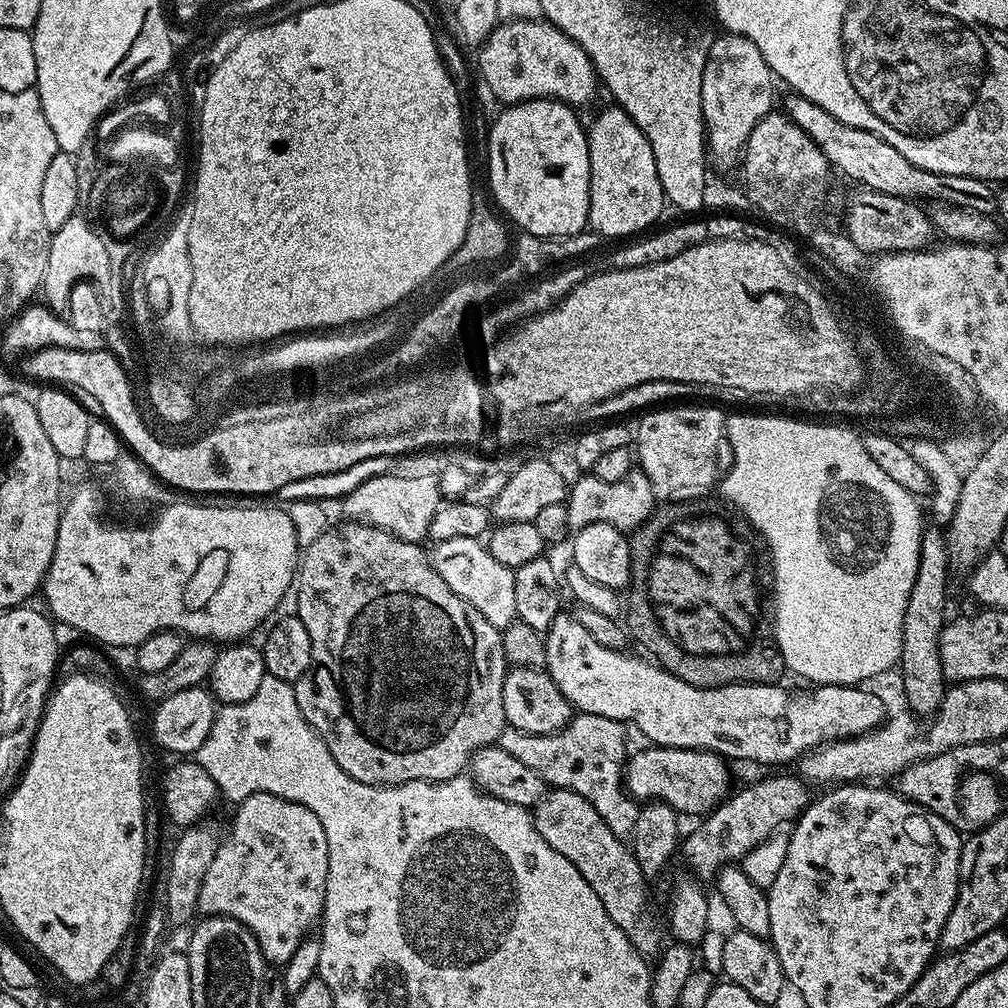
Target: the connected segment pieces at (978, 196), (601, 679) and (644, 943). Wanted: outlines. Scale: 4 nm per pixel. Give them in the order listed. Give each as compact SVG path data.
M789 91L787 95L782 104L782 111L791 118L794 126L810 134L814 146L822 150L822 154L835 171L837 168L842 175L849 176L861 189L900 196L903 200L913 202L940 201L974 212L995 213L996 192L989 181L954 174L934 174L930 170L922 170L914 166L910 158L902 158L902 154L898 154L898 150L890 146L890 142L882 142L878 134L870 134L870 130L858 130L854 126L846 126L846 122L838 122L834 114L826 114L822 106L814 106L810 98L799 96L796 92Z
M561 614L557 616L544 636L544 649L546 650L546 662L544 668L553 682L558 686L558 690L572 703L573 709L581 713L590 715L601 715L603 718L616 719L623 722L633 720L636 728L645 736L645 741L662 748L697 748L703 752L716 752L718 755L727 758L729 761L735 760L757 760L760 764L788 764L799 761L801 756L811 752L813 748L820 747L821 744L828 744L832 740L847 740L849 736L860 736L863 732L869 732L871 728L876 728L885 719L884 704L872 692L863 692L865 689L860 686L849 686L846 684L821 684L813 687L813 692L792 692L780 688L779 683L775 684L749 684L741 682L739 684L723 684L717 688L695 688L686 682L682 682L674 674L664 671L659 664L651 659L640 656L627 656L627 651L619 648L607 648L602 646L602 642L594 642L591 634L586 634L586 629L577 622L571 615Z
M552 788L545 791L544 797L536 803L535 808L531 809L531 814L538 834L542 834L542 838L546 838L546 842L550 842L550 846L554 846L554 850L558 850L558 854L570 858L570 862L574 862L574 866L578 866L578 874L582 874L582 878L586 878L586 882L590 882L590 890L594 890L594 894L598 894L598 902L602 902L602 907L606 909L606 914L610 914L614 926L618 926L618 930L622 930L622 934L626 934L626 938L632 943L634 950L638 950L645 958L655 957L665 943L666 928L661 917L659 920L648 909L649 881L638 866L631 847L623 839L617 837L613 830L610 830L606 822L599 816L598 811L594 810L594 806L586 798L582 798L582 795L571 792L569 789Z

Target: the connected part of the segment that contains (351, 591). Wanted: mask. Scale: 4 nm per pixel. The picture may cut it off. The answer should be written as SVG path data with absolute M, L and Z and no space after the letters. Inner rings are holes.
M363 522L340 523L344 524L338 525L337 528L336 525L329 527L328 531L321 534L318 538L314 538L314 542L307 544L299 557L298 571L294 577L294 596L296 592L294 614L300 619L302 626L306 626L306 634L310 634L310 654L312 655L312 661L306 670L306 674L302 674L302 678L298 678L294 682L298 710L302 710L302 718L306 718L306 722L322 738L322 742L326 742L330 754L334 754L334 762L338 762L338 766L342 770L346 770L346 774L350 774L350 778L354 778L358 782L387 786L390 784L405 784L415 780L431 780L433 782L453 780L455 776L461 775L471 765L472 756L475 752L495 745L506 727L504 711L502 710L502 682L504 681L504 673L506 671L506 661L504 659L504 651L502 650L501 629L495 628L490 622L486 622L486 618L482 618L482 614L478 614L478 610L474 610L474 606L470 606L470 602L466 602L458 594L454 594L454 590L450 590L450 586L446 586L446 582L442 582L442 578L438 578L438 574L432 569L429 553L427 551L423 552L423 547L420 544L411 544L405 540L399 540L394 534L390 534L381 528L376 528L373 524L365 524Z

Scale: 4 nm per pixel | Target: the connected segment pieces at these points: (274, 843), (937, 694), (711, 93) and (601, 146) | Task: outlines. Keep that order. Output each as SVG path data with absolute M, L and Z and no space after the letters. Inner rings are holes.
M256 792L235 808L232 829L225 840L223 837L219 841L196 906L204 916L229 916L242 922L254 934L265 961L283 966L290 962L294 950L309 935L308 927L321 919L324 910L326 830L314 810L274 794Z
M930 526L923 529L917 577L906 604L902 626L901 656L898 671L904 675L904 700L907 711L920 718L928 718L944 701L946 681L940 657L940 635L946 623L944 607L948 604L948 572L950 565L943 531Z
M720 34L708 45L706 70L702 74L702 110L706 125L706 148L711 159L720 164L737 163L750 130L758 126L767 112L773 111L774 77L762 50L745 36ZM713 156L713 157L712 157Z
M618 106L611 107L602 109L593 118L592 125L589 123L586 128L590 158L588 223L591 231L599 233L601 237L632 238L653 227L651 224L659 218L660 211L666 208L666 201L662 182L658 182L654 150L650 150L646 134L638 130L630 114Z

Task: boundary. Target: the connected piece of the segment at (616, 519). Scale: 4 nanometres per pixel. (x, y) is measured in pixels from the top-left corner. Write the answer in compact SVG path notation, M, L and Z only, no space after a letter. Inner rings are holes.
M633 470L626 474L626 478L621 478L619 482L602 482L602 478L591 474L581 476L584 477L577 484L571 485L566 501L569 529L579 530L594 522L606 522L628 534L642 522L646 522L657 507L656 495L650 486L650 478L645 472Z

